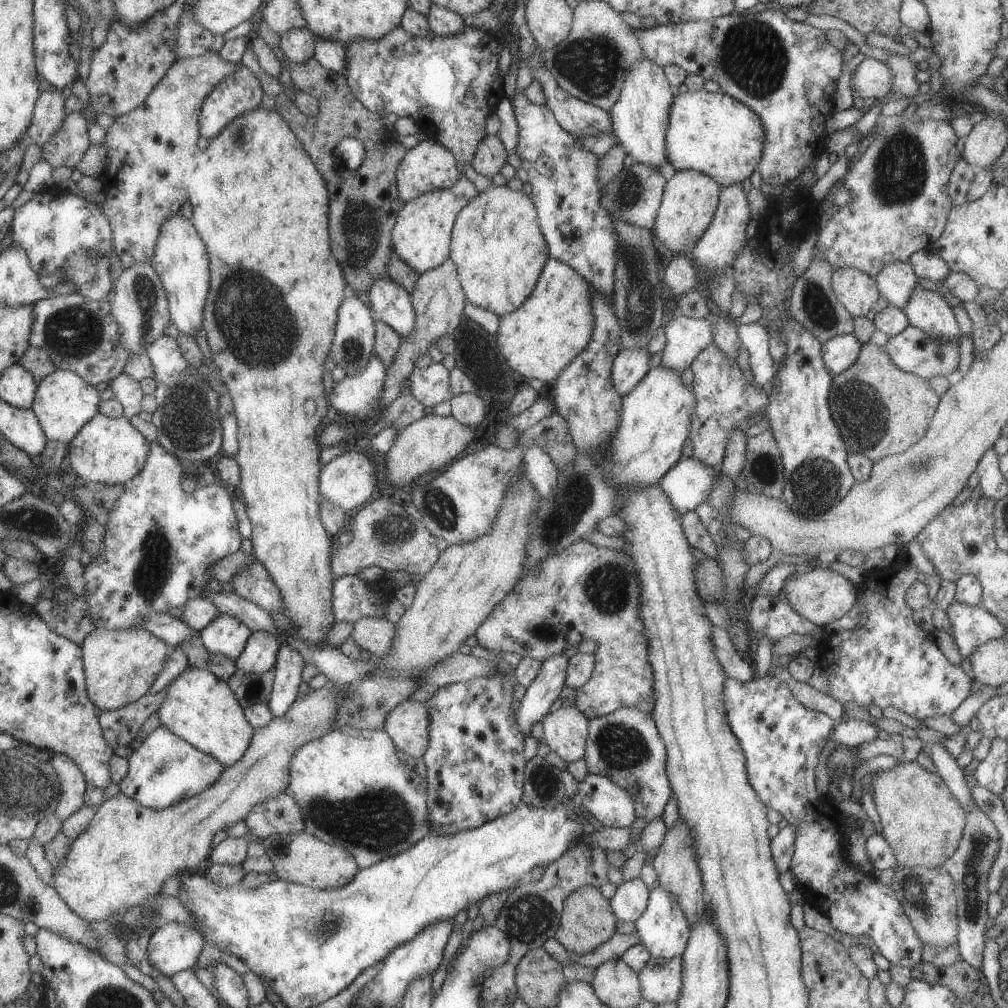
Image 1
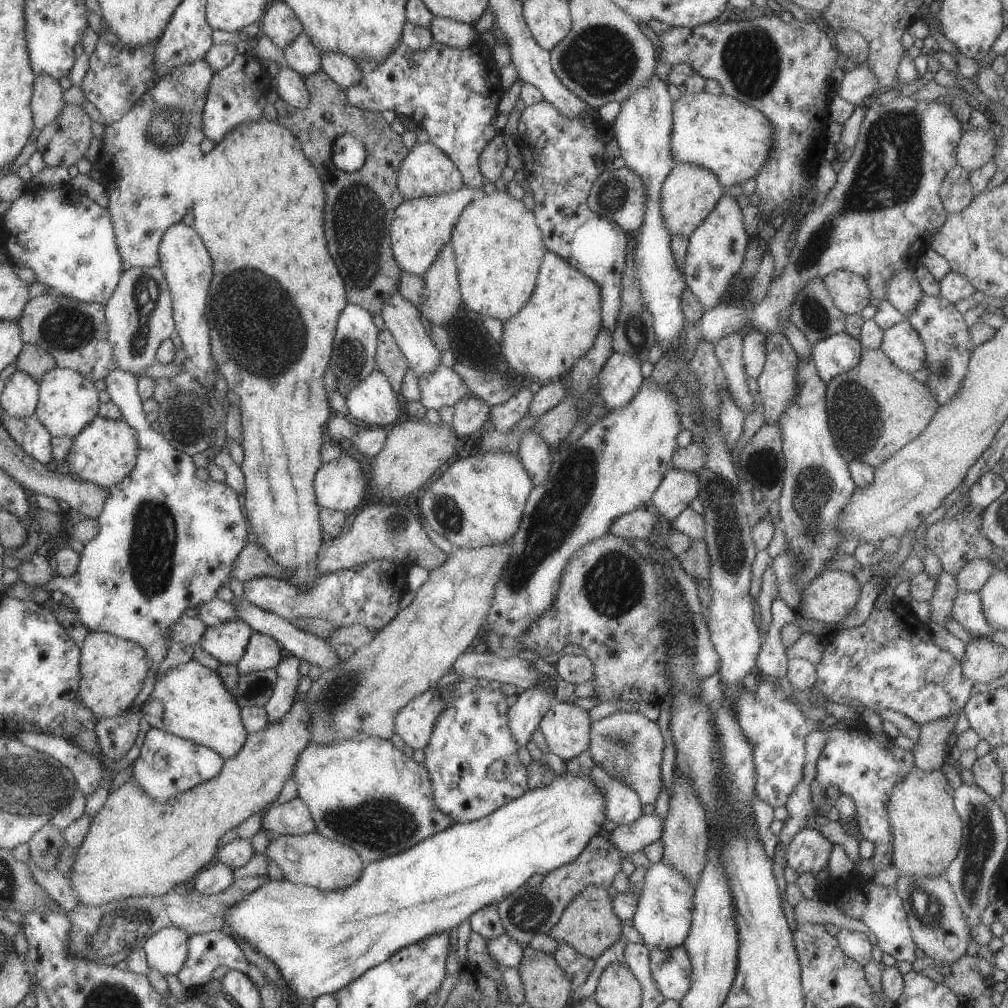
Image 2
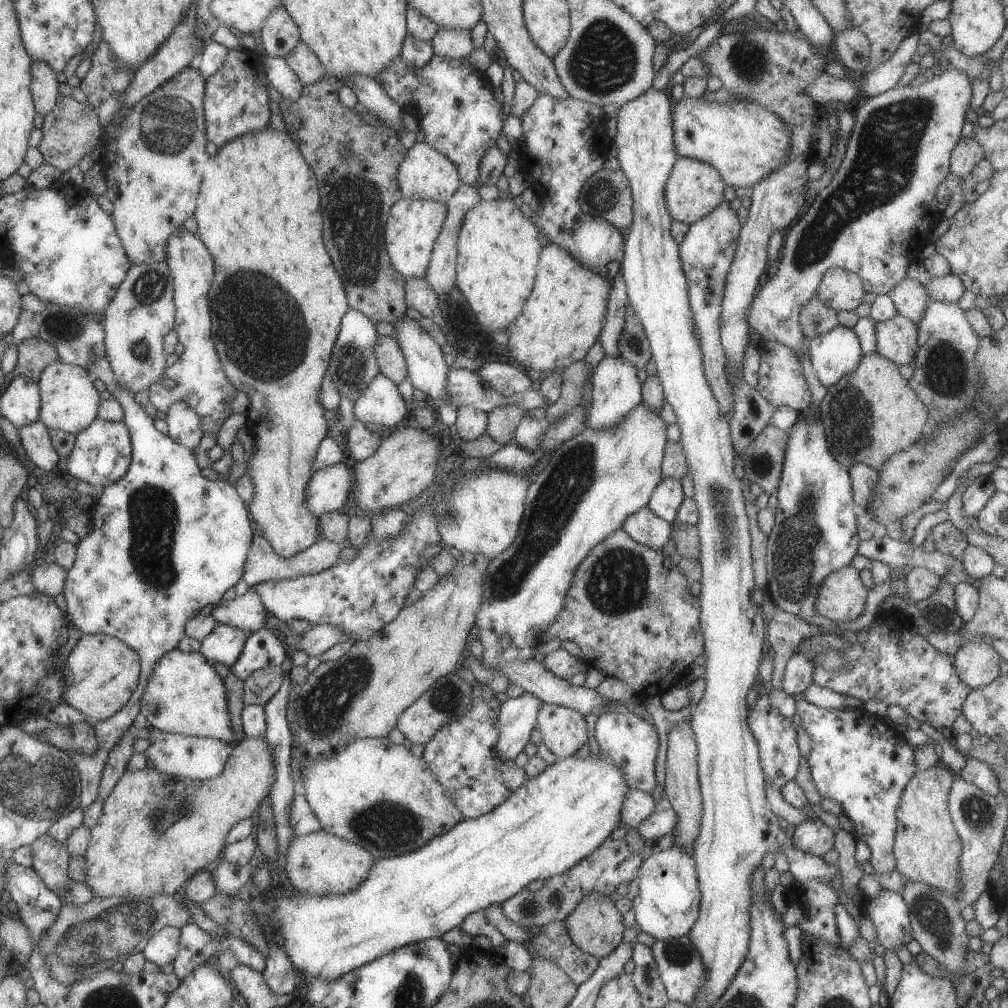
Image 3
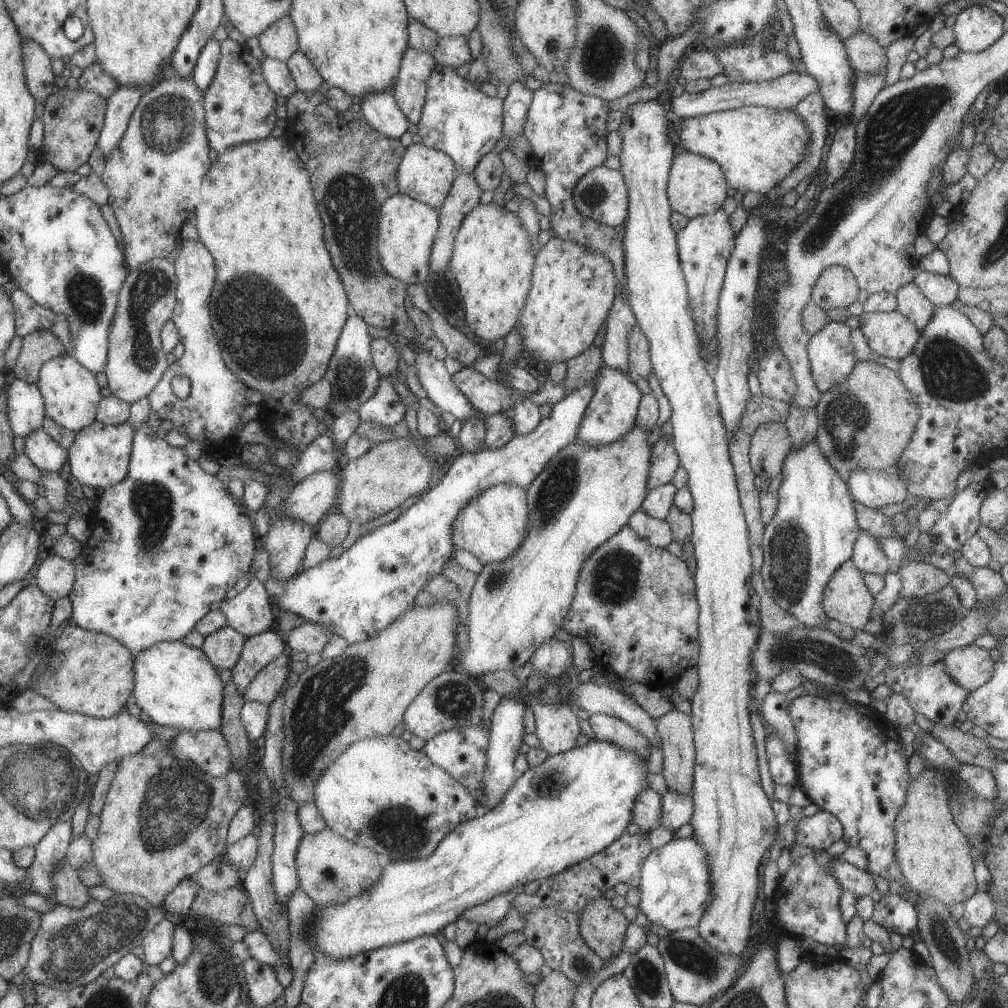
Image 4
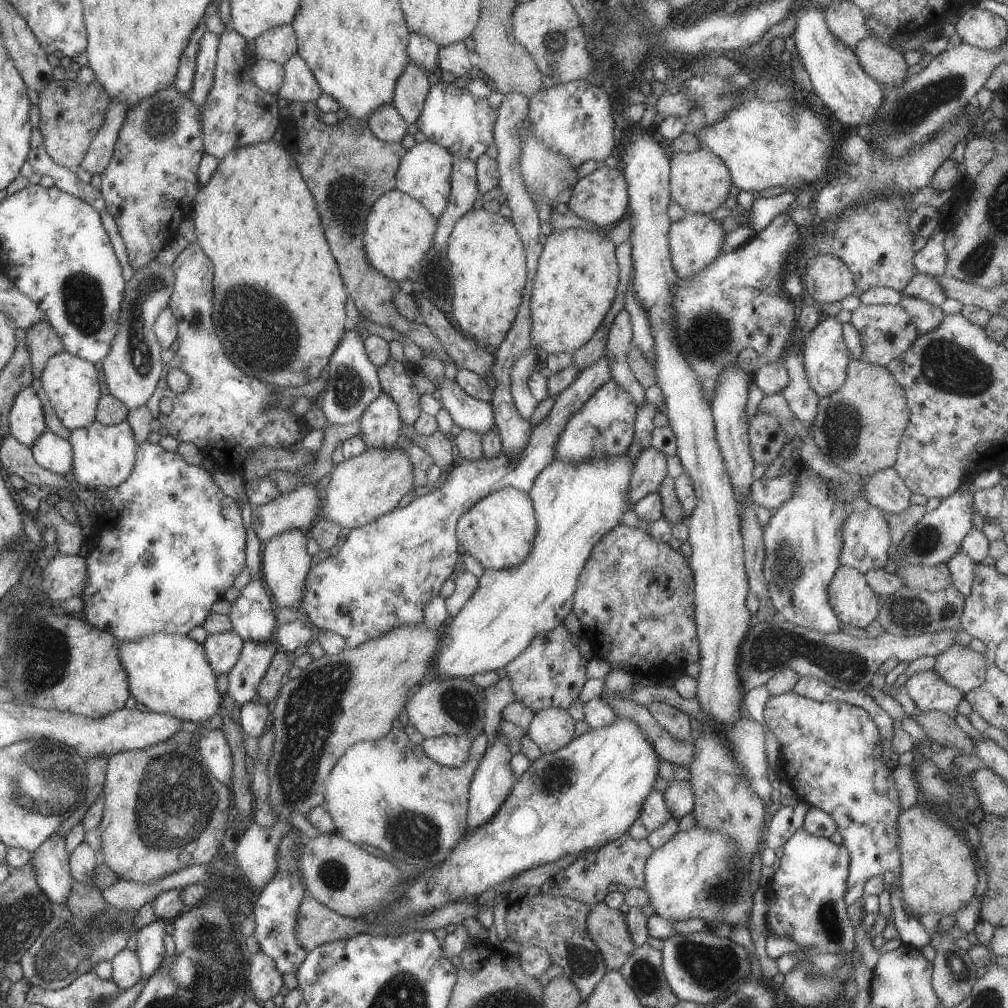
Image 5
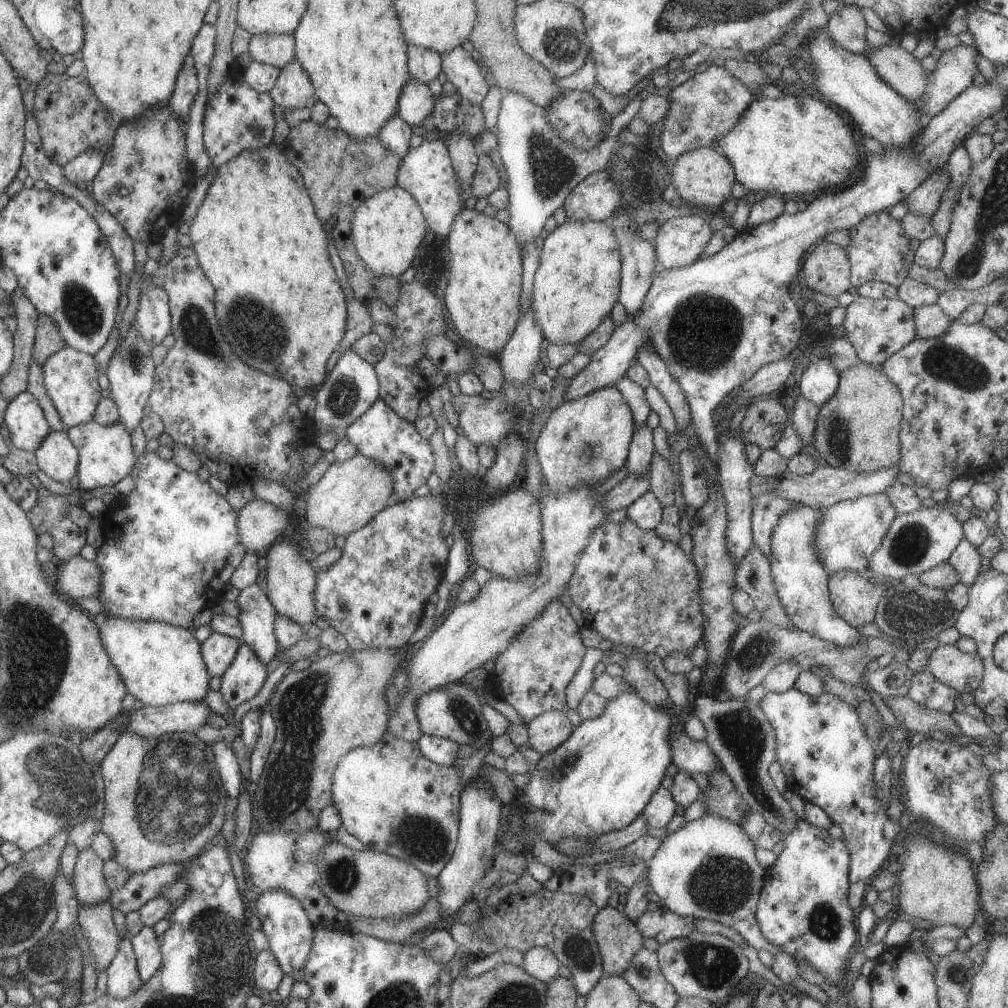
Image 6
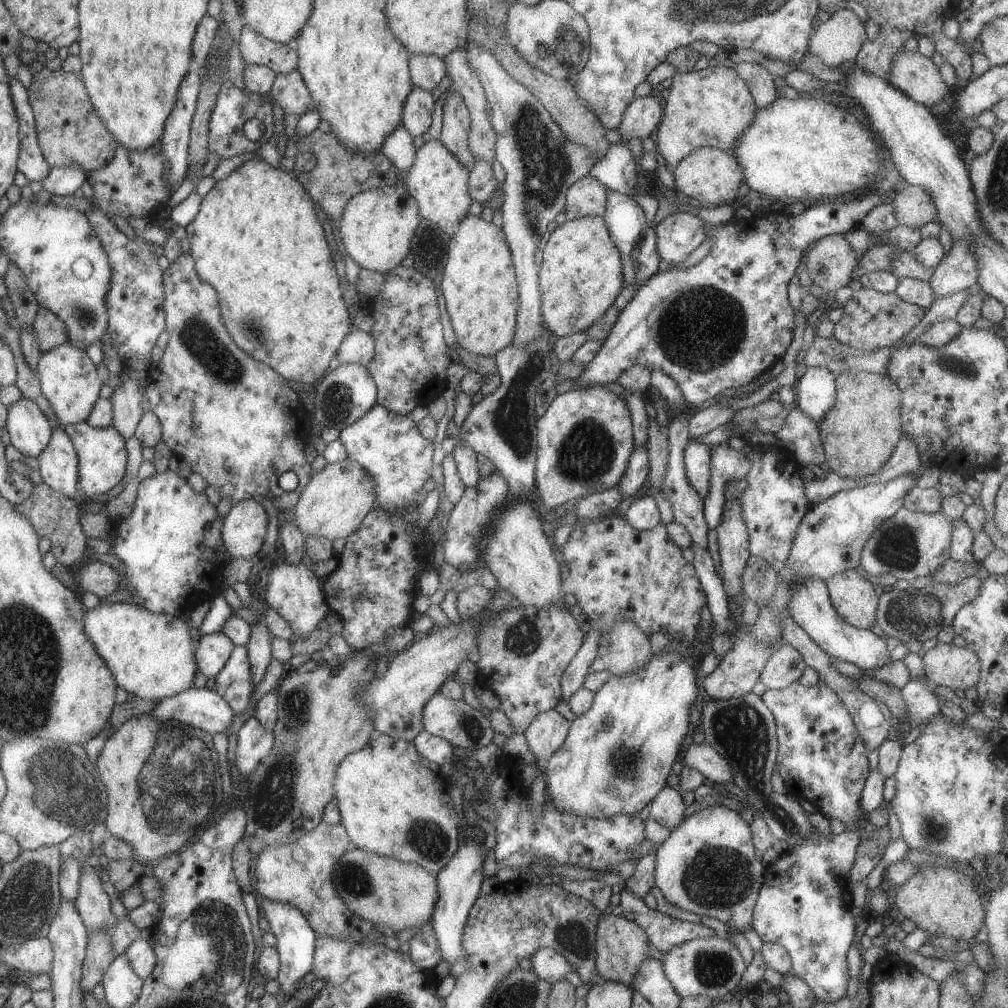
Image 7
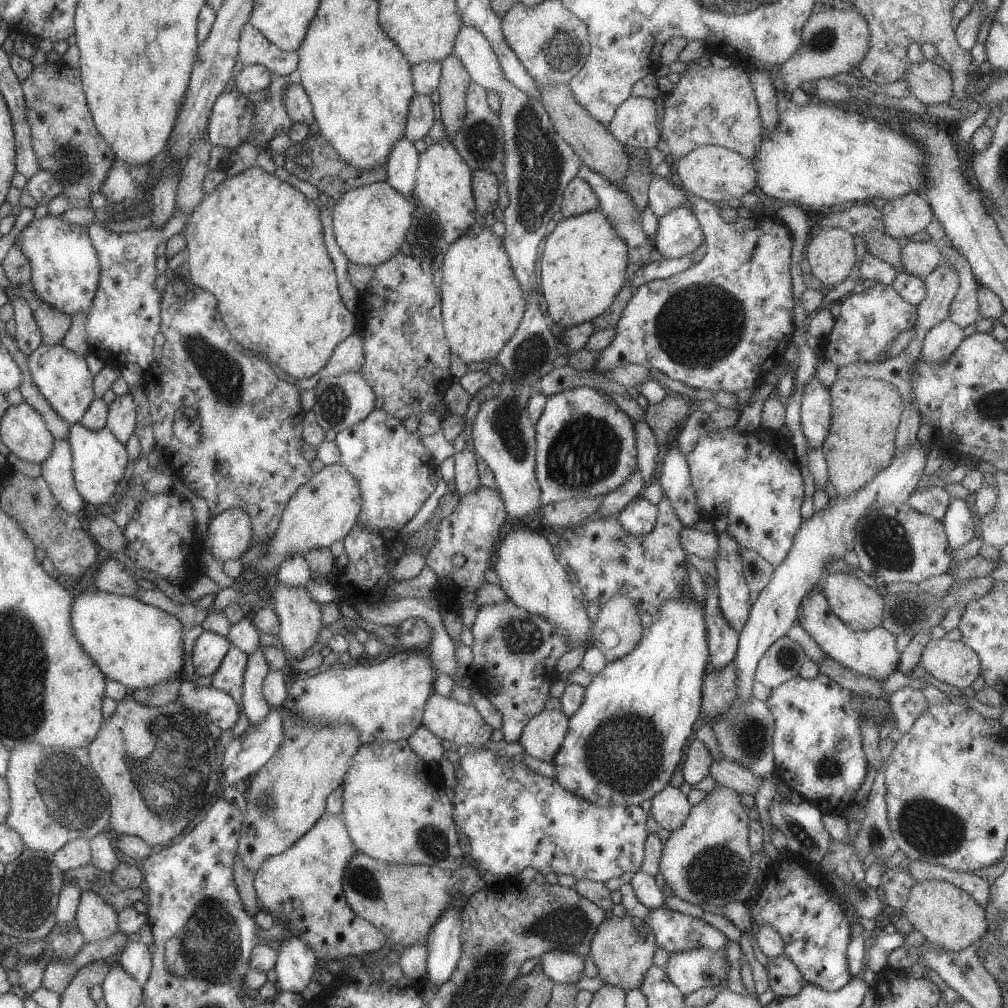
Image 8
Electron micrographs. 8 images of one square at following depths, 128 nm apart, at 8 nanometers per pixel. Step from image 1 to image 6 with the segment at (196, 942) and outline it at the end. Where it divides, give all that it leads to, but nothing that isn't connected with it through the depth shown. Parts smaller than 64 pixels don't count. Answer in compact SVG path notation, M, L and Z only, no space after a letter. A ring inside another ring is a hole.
M143 925L131 938L136 967L142 982L149 980L162 964L162 953L153 927Z

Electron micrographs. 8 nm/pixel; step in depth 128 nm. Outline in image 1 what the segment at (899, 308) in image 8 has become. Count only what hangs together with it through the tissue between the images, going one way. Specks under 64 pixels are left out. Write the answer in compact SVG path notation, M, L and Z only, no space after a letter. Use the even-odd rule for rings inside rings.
M907 325L905 330L889 337L883 347L891 362L897 368L904 370L906 373L928 379L932 376L949 376L949 374L953 374L957 370L957 362L959 362L958 346L959 342L951 339L943 343L937 342L935 338L928 337L928 334L925 334L917 327Z

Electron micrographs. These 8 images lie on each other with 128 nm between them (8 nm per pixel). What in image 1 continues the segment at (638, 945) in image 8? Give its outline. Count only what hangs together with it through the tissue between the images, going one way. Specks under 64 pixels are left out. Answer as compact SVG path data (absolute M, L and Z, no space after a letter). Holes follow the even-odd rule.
M583 885L565 897L562 903L560 925L554 937L569 952L583 954L595 950L600 944L611 938L611 935L616 931L617 919L613 914L609 900L599 893L599 888Z

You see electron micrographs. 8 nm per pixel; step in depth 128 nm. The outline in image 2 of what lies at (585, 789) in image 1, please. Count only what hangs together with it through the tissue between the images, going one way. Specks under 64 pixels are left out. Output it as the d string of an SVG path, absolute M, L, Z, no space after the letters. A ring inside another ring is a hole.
M593 765L588 778L604 798L607 820L616 825L626 825L641 816L643 805L634 790L617 779L611 778L599 765Z

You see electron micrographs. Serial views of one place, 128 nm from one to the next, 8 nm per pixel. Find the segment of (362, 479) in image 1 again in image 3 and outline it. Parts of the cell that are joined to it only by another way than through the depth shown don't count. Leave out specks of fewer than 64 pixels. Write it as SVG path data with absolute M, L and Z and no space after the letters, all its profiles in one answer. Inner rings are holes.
M343 463L315 470L305 488L305 506L315 518L340 511L349 500L353 476Z

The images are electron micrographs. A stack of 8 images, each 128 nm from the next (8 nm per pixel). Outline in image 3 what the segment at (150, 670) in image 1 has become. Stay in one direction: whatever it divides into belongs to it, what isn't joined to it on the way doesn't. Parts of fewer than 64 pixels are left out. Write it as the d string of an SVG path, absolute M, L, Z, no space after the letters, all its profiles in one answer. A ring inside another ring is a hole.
M102 633L93 635L83 634L77 640L74 648L71 649L71 652L69 652L67 660L64 662L63 671L65 671L63 676L65 686L63 694L61 694L61 700L79 711L89 722L94 723L110 718L129 700L137 687L140 676L139 656L117 638Z

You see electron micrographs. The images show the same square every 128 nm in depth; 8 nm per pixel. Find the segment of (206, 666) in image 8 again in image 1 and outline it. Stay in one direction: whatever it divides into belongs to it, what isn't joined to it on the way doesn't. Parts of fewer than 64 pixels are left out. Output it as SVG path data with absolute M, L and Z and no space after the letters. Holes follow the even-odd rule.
M219 613L197 633L207 652L235 660L251 631L237 617Z

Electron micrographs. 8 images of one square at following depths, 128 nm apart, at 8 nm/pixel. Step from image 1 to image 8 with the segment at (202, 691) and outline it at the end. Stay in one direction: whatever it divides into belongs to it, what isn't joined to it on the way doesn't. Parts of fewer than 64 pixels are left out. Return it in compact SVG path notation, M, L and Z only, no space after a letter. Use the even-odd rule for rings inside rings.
M93 590L81 592L71 604L71 627L75 639L83 651L95 662L108 679L121 683L128 692L147 689L177 679L182 674L183 644L182 627L179 620L162 609L138 602L133 596L123 597L112 593Z

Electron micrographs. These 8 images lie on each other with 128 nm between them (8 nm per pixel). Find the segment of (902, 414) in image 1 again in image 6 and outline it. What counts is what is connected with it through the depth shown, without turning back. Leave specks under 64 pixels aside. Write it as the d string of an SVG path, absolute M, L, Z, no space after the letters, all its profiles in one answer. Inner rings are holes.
M859 362L858 365L848 367L838 374L837 390L818 407L818 417L814 428L812 445L819 452L819 456L830 467L837 467L856 473L879 471L898 463L900 458L900 442L898 432L902 417L902 398L899 389L874 365Z

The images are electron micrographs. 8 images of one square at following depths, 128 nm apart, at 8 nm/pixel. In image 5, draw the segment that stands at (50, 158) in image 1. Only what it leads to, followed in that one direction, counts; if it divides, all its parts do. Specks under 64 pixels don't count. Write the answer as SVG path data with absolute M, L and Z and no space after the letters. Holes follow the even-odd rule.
M52 78L37 94L37 106L40 110L38 131L41 133L45 152L55 164L74 170L83 160L89 143L103 124L110 96L99 83L80 83L77 78L60 81Z

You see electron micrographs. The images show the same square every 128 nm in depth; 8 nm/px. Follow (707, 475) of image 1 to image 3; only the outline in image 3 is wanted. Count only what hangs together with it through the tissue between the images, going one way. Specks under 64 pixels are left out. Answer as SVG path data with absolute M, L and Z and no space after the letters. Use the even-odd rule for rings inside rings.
M665 478L655 486L646 508L649 508L658 518L667 523L672 523L676 519L676 513L683 498L680 480Z

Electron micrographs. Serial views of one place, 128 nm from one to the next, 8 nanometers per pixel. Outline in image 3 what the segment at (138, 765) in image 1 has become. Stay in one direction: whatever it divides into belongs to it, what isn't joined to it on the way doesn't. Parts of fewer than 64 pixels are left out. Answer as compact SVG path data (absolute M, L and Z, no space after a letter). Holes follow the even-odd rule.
M149 728L147 742L149 742L149 746L144 751L147 766L155 768L157 772L161 772L161 774L165 774L165 776L169 776L173 780L177 776L201 781L219 776L234 747L233 743L225 744L225 742L219 742L219 740L214 740L213 738L184 736L152 728Z

